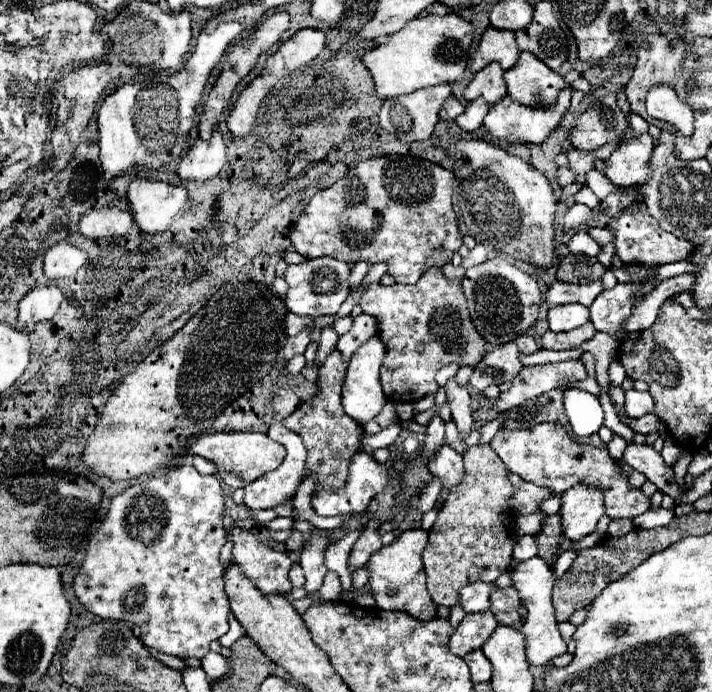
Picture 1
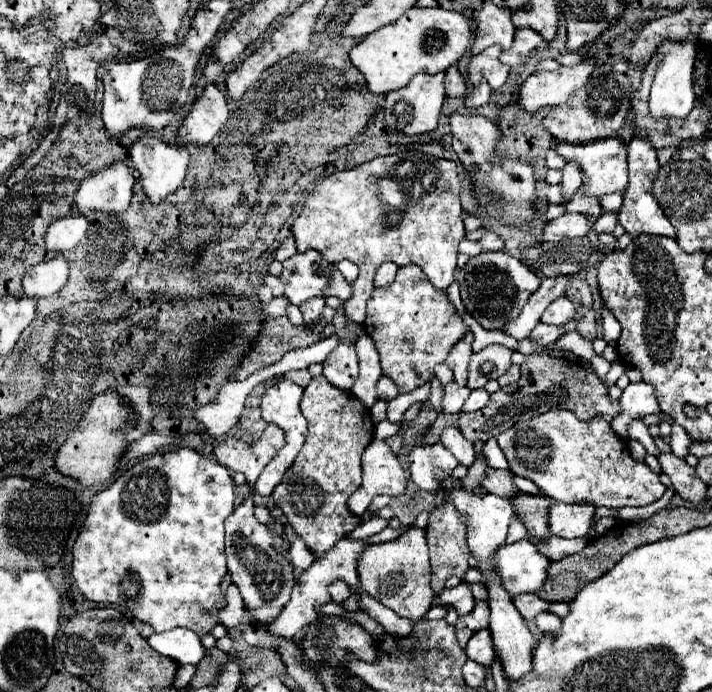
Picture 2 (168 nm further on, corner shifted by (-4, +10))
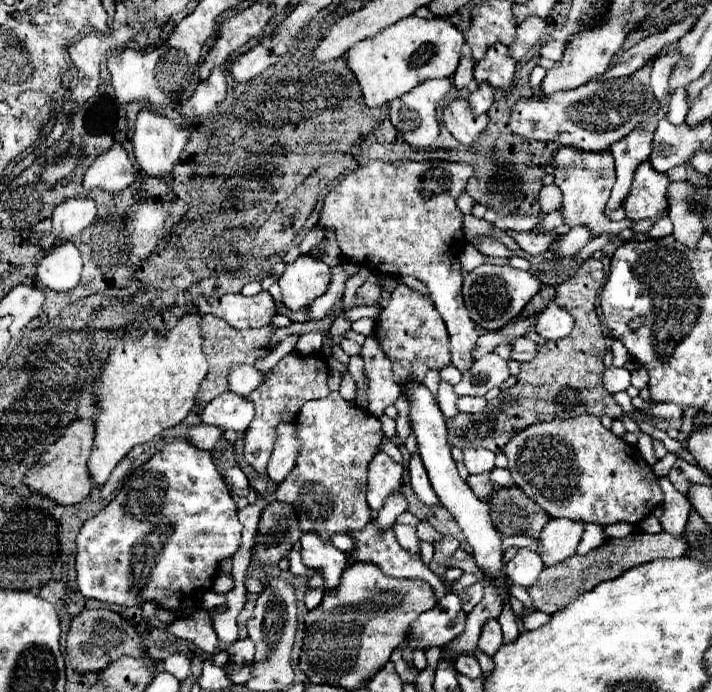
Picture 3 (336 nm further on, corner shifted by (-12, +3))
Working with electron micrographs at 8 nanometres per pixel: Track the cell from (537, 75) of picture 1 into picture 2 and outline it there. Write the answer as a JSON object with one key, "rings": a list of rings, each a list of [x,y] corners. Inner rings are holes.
{"rings":[[[516,29],[516,35],[514,35],[514,43],[508,51],[502,51],[500,53],[500,61],[504,61],[504,65],[510,65],[510,67],[516,67],[520,65],[526,55],[538,47],[542,47],[542,37],[540,33],[532,31],[532,29]]]}

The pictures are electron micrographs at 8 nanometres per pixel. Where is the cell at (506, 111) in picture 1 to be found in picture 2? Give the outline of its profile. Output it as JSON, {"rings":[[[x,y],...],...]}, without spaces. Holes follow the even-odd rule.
{"rings":[[[586,55],[574,67],[560,67],[558,71],[536,71],[520,87],[520,103],[528,113],[542,107],[566,103],[572,91],[580,89],[592,75],[596,57]]]}

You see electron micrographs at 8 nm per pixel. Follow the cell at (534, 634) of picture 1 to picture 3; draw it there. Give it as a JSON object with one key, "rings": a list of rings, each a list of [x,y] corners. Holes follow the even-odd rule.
{"rings":[[[520,548],[518,554],[504,566],[510,582],[516,586],[522,586],[522,588],[534,586],[542,568],[544,568],[542,558],[528,548]]]}

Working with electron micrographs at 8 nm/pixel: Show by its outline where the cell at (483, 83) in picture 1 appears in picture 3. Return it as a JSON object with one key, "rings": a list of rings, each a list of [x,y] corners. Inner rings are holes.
{"rings":[[[494,44],[486,52],[486,56],[480,62],[476,62],[474,78],[478,84],[488,82],[490,86],[500,88],[500,90],[512,88],[516,62],[506,52],[508,52],[508,48],[504,44]]]}

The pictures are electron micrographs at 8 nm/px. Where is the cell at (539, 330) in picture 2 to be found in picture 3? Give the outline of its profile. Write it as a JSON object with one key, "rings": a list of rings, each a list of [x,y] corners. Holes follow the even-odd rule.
{"rings":[[[520,338],[516,340],[516,344],[512,344],[512,358],[518,362],[528,362],[536,354],[538,354],[538,344],[528,338]]]}

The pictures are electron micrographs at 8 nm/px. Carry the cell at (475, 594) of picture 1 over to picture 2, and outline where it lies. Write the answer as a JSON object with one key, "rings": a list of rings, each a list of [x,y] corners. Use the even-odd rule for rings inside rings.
{"rings":[[[460,583],[454,589],[444,589],[444,593],[436,595],[436,599],[438,599],[438,605],[442,605],[444,609],[454,609],[458,615],[470,613],[476,603],[466,583]]]}

